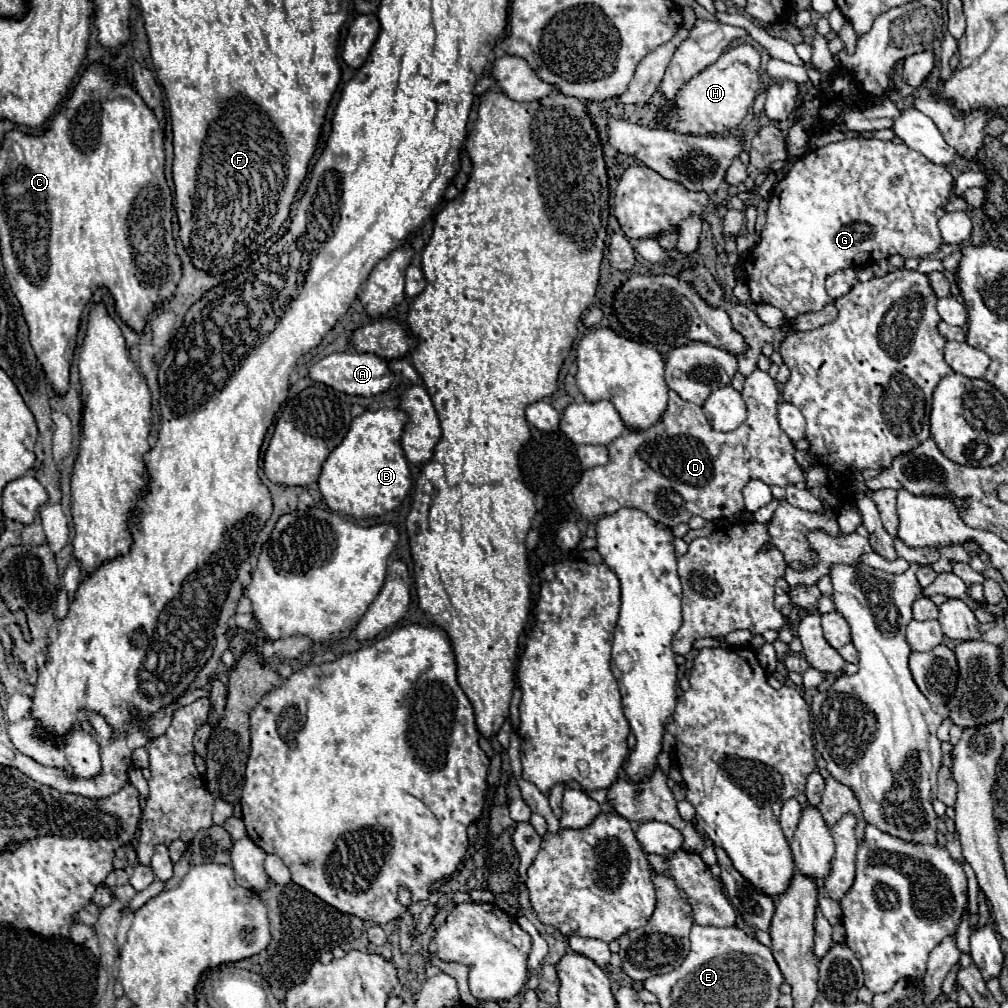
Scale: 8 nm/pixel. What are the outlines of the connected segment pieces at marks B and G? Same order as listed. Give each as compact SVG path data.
M380 408L376 412L366 410L364 414L360 414L352 420L346 438L342 440L342 444L338 448L334 448L330 452L330 456L326 458L326 462L322 466L322 474L318 478L318 490L322 494L322 500L326 502L326 506L332 512L340 512L350 518L366 520L366 518L384 516L402 504L402 500L406 498L406 494L412 486L408 460L400 446L404 422L406 422L406 414L396 408Z
M852 138L808 152L792 164L788 174L774 188L760 242L744 258L752 302L770 304L792 320L798 314L820 312L826 304L834 302L828 296L824 282L836 270L868 264L870 254L876 262L892 254L922 258L936 252L942 240L938 220L944 216L944 210L940 206L948 200L952 186L954 178L946 166L932 164L926 156L910 150L906 144Z

